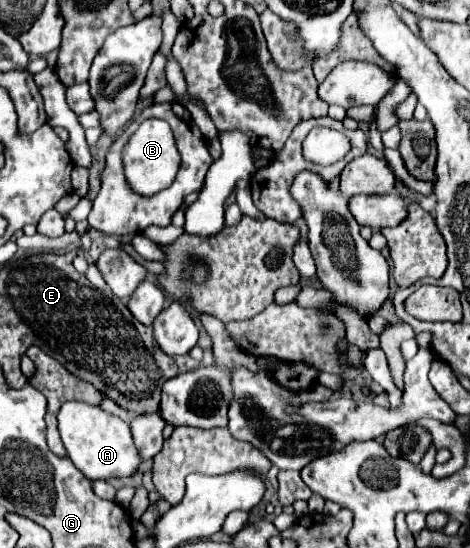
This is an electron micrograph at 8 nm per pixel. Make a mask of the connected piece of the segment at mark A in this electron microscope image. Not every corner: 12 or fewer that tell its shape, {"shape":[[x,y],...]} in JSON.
{"shape":[[66,402],[58,430],[88,480],[128,478],[142,458],[128,422]]}

